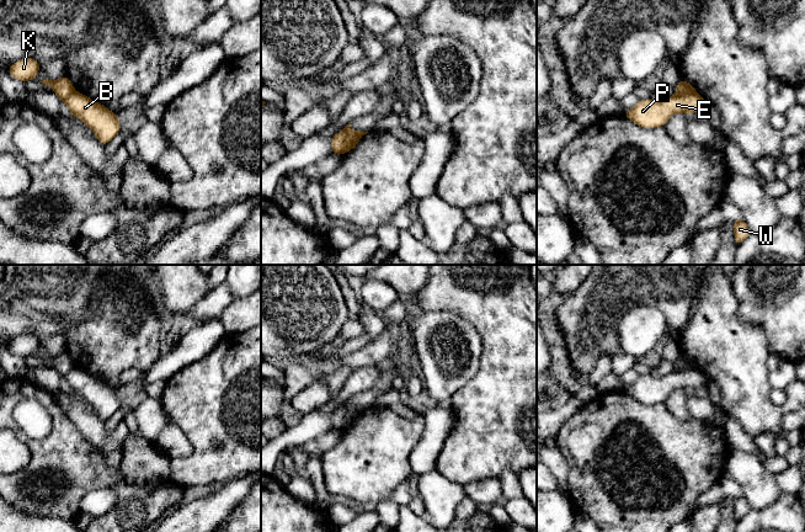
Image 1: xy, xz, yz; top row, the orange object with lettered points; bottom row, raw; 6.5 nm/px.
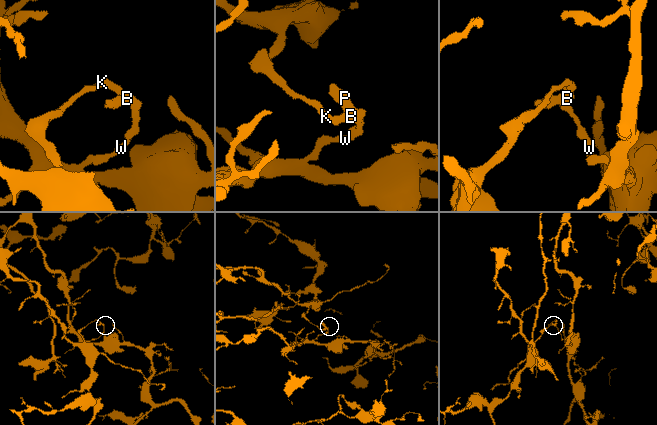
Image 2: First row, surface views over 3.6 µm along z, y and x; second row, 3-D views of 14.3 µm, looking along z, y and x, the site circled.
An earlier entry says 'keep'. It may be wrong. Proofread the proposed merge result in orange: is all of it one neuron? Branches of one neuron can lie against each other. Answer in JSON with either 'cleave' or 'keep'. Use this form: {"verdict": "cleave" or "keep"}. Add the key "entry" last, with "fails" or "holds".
{"verdict": "cleave", "entry": "fails"}

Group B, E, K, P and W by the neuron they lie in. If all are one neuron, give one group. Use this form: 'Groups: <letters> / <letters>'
Groups: B E P W / K

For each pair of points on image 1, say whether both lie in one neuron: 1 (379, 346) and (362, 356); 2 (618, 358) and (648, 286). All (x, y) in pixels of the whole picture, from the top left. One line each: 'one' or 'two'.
1: one
2: two

